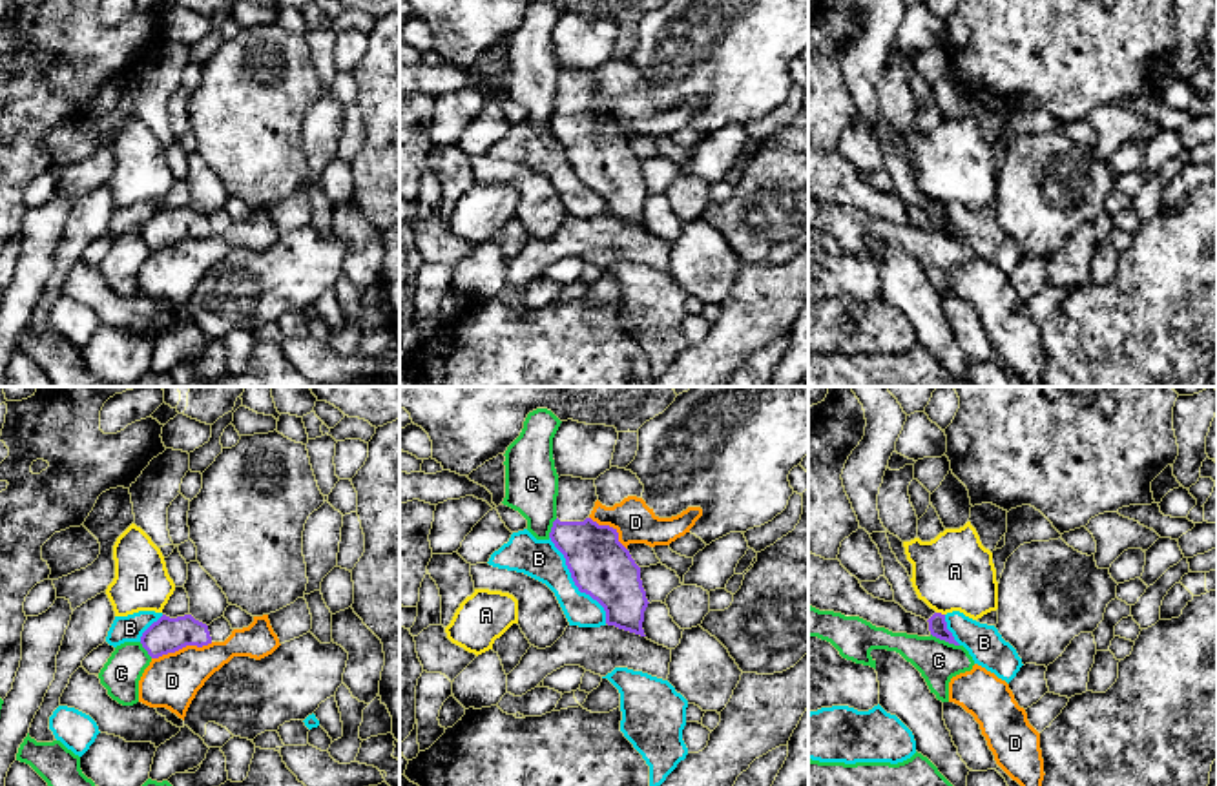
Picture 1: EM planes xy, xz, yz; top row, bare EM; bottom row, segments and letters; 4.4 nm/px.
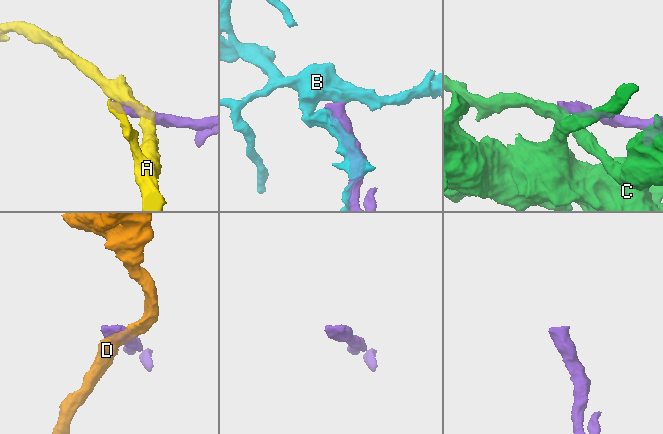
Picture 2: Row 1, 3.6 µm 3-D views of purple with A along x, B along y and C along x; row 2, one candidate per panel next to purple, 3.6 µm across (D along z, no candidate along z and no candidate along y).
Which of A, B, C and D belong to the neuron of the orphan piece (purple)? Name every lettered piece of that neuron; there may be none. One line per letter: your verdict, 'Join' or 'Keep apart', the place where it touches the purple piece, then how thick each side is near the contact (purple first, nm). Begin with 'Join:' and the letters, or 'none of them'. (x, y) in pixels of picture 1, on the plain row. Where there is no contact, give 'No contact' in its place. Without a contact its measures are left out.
Join: none of them
A: Keep apart. Touches purple at yz (940, 205). Thickness 80 nm (purple) against 340 nm
B: Keep apart. Touches purple at xz (573, 172). Thickness 280 nm (purple) against 180 nm
C: Keep apart. Touches purple at yz (946, 232). Thickness 80 nm (purple) against 190 nm
D: Keep apart. Touches purple at xy (181, 239). Thickness 160 nm (purple) against 240 nm

